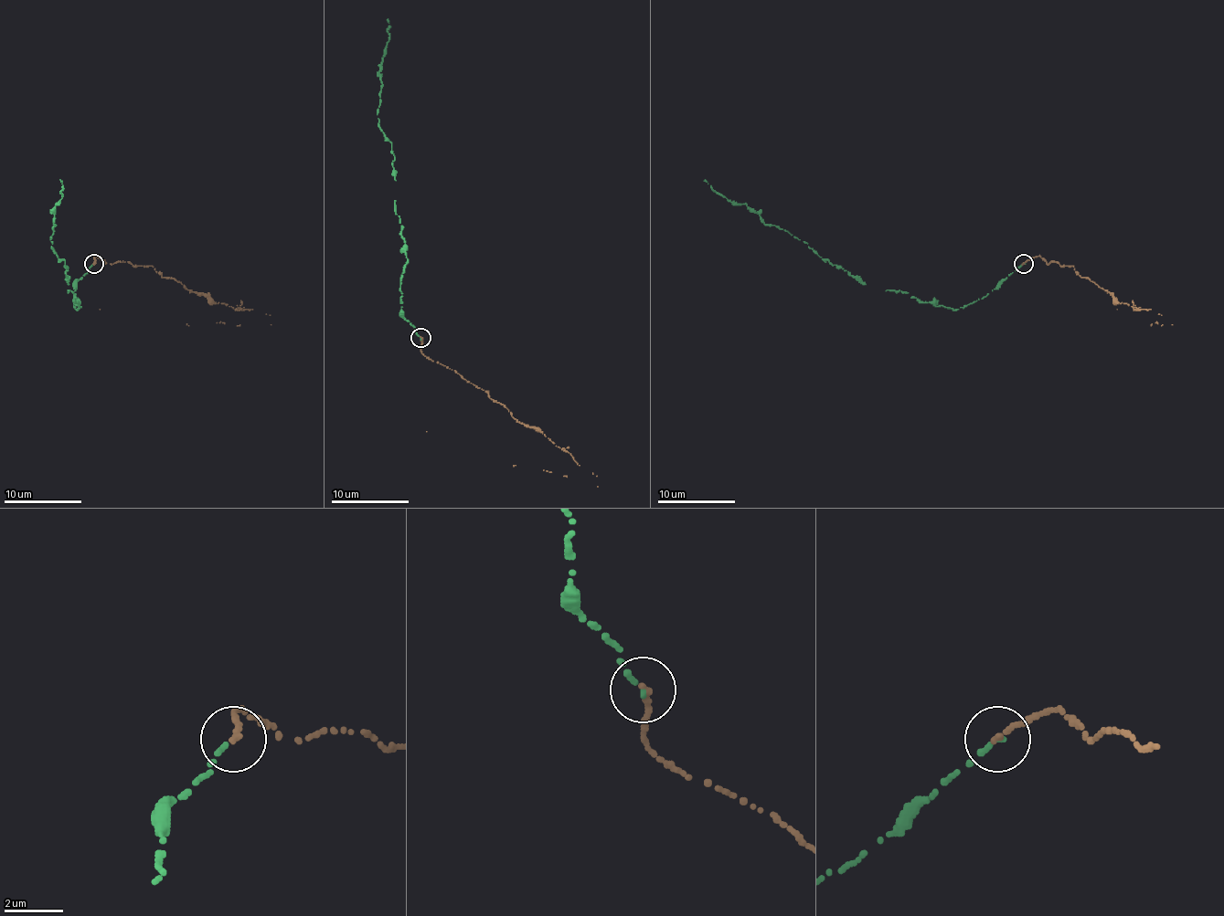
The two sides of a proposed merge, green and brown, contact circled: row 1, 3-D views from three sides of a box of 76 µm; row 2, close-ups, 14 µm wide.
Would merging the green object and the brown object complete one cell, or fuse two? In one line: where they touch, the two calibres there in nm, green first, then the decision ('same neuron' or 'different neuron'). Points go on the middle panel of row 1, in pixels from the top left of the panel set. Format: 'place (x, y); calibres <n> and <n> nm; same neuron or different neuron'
place (420, 338); calibres 190 and 220 nm; same neuron

